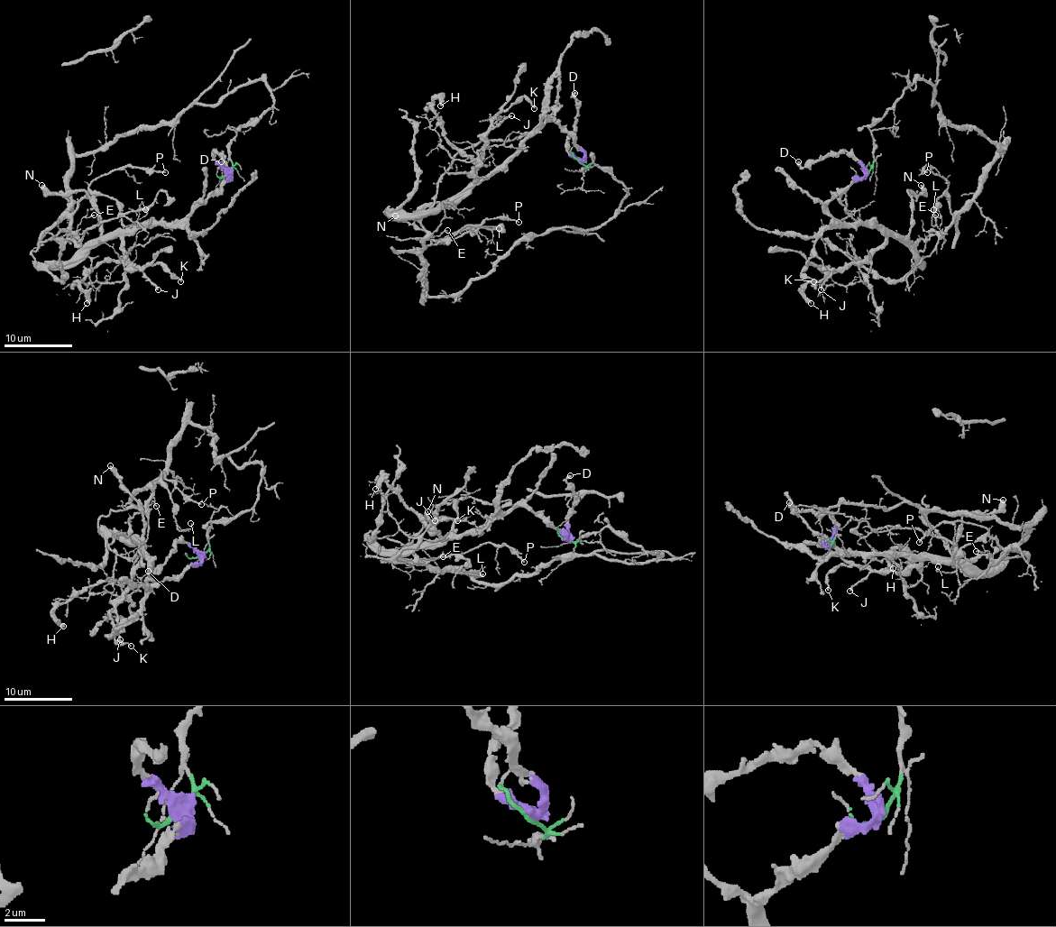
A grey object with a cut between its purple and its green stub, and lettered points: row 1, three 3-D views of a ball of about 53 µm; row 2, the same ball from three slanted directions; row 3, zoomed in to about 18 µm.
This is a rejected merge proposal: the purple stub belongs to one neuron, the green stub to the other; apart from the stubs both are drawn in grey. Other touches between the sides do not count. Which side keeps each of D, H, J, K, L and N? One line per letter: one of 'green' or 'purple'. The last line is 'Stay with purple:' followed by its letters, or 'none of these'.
D: purple
H: purple
J: purple
K: purple
L: green
N: purple
Stay with purple: D, H, J, K, N

